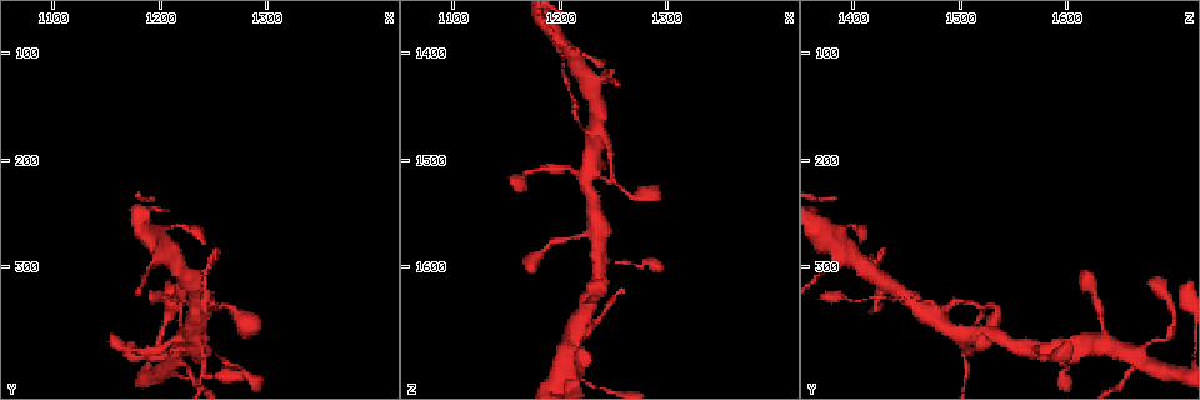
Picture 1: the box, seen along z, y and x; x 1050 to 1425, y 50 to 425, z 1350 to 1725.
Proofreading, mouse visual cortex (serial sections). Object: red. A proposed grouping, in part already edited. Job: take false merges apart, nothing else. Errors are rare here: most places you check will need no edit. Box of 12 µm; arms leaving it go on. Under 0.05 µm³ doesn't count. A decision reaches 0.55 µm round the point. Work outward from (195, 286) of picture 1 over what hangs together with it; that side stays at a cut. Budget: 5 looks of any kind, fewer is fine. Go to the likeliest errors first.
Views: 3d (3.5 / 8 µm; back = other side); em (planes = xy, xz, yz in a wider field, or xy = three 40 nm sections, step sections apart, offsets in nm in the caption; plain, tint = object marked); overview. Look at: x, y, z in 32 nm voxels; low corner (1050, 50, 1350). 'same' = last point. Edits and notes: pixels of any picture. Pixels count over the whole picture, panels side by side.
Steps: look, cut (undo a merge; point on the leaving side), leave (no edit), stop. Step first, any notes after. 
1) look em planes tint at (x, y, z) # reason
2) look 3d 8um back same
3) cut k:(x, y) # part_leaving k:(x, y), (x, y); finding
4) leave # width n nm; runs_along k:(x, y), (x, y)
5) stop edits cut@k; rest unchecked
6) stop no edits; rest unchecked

look 3d 3.5um at (1240, 346, 1482) # abrupt turn

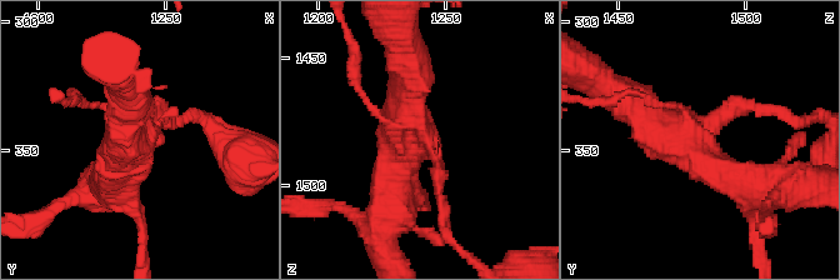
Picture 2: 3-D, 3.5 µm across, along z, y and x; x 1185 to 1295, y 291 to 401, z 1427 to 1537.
look em xy step 5 tint at (1242, 346, 1479) # arms 4; arm_widths 100, 200, 450, 500 nm; shape alone is not enough

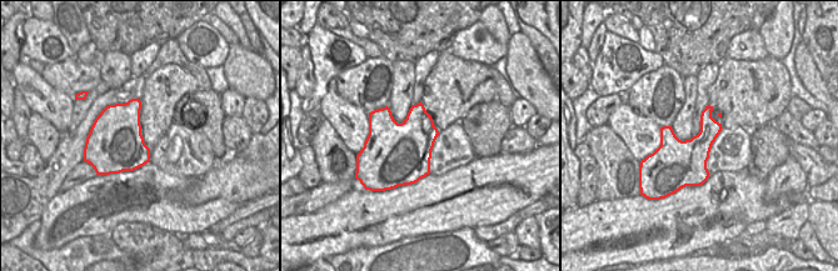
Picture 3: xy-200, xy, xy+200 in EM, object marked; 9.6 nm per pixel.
leave # runs_along 2:(619, 94), (661, 136), (750, 186); continuous, no second cell

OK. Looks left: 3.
look 3d 3.5um at (1214, 384, 1664) # calibre changes

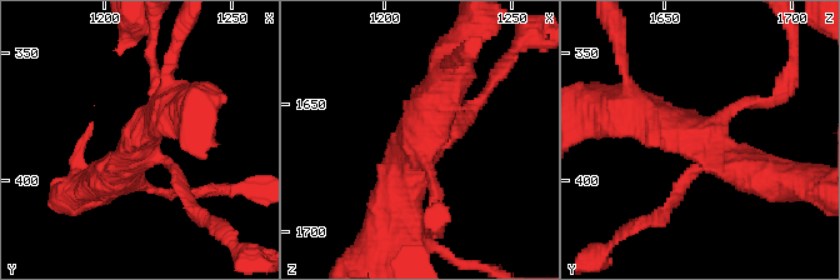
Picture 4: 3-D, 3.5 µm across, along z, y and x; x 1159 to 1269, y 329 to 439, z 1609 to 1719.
look em xy step 5 tint at (1214, 382, 1662) # arms 4; arm_widths 150, 150, 450, 450 nm; shape alone is not enough

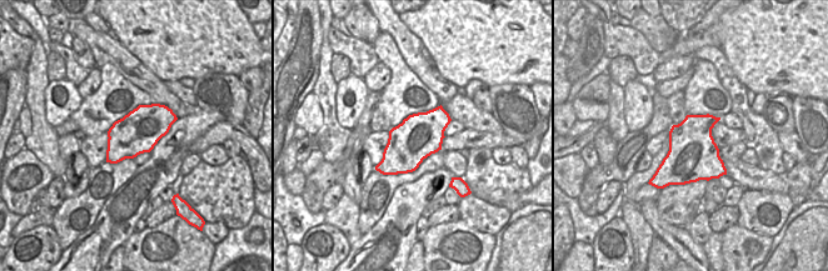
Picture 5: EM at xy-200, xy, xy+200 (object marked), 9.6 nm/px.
leave # runs_along 4:(630, 108), (761, 174); all the same cell

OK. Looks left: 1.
stop no edits; rest unchecked

